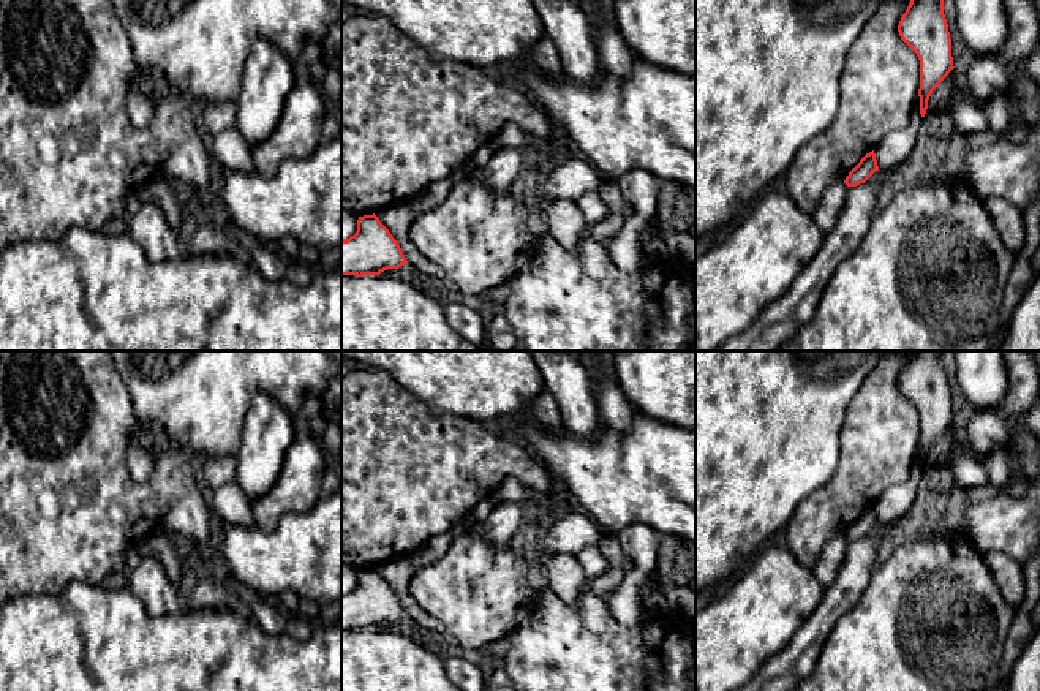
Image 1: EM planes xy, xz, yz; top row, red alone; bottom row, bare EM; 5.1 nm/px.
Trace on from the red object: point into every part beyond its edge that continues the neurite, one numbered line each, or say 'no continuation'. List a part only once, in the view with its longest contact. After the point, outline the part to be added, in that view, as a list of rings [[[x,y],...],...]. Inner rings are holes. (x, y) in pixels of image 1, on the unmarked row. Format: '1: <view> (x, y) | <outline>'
no continuation

